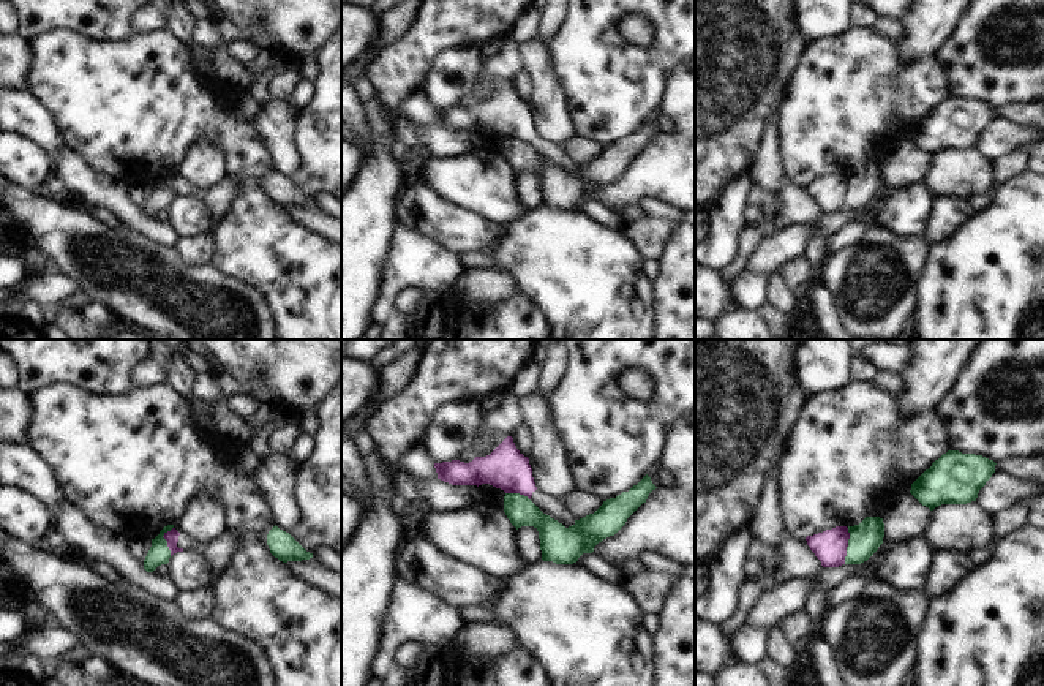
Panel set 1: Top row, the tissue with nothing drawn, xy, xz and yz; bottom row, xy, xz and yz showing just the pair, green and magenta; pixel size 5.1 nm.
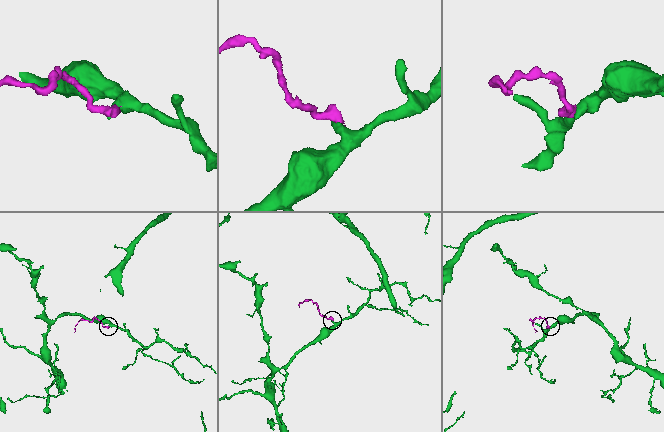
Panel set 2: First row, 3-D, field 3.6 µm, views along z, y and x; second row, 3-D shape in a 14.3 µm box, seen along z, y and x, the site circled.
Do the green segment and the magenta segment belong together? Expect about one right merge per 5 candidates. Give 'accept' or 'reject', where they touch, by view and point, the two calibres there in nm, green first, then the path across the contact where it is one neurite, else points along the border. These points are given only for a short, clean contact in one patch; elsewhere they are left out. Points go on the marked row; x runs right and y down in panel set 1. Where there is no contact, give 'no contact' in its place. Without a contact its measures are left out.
reject; meets green in yz at (848, 546); 160 nm thick on the green side, 170 nm on the other; border along yz (848, 528), (844, 563)

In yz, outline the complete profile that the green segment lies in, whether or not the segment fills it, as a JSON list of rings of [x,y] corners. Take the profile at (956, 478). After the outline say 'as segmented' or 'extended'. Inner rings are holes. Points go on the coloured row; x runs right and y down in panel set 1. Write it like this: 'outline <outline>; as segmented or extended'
outline [[[948,450],[911,484],[910,493],[930,511],[941,504],[967,504],[976,501],[995,465],[982,455]]]; as segmented

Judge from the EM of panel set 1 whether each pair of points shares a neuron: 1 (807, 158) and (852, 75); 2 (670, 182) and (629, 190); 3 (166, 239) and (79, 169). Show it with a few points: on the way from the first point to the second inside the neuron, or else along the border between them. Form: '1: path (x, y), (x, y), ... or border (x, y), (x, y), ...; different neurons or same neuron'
1: path (822, 138), (839, 114), (847, 95); same neuron
2: path (660, 182), (638, 182); same neuron
3: path (144, 226), (101, 192); same neuron

